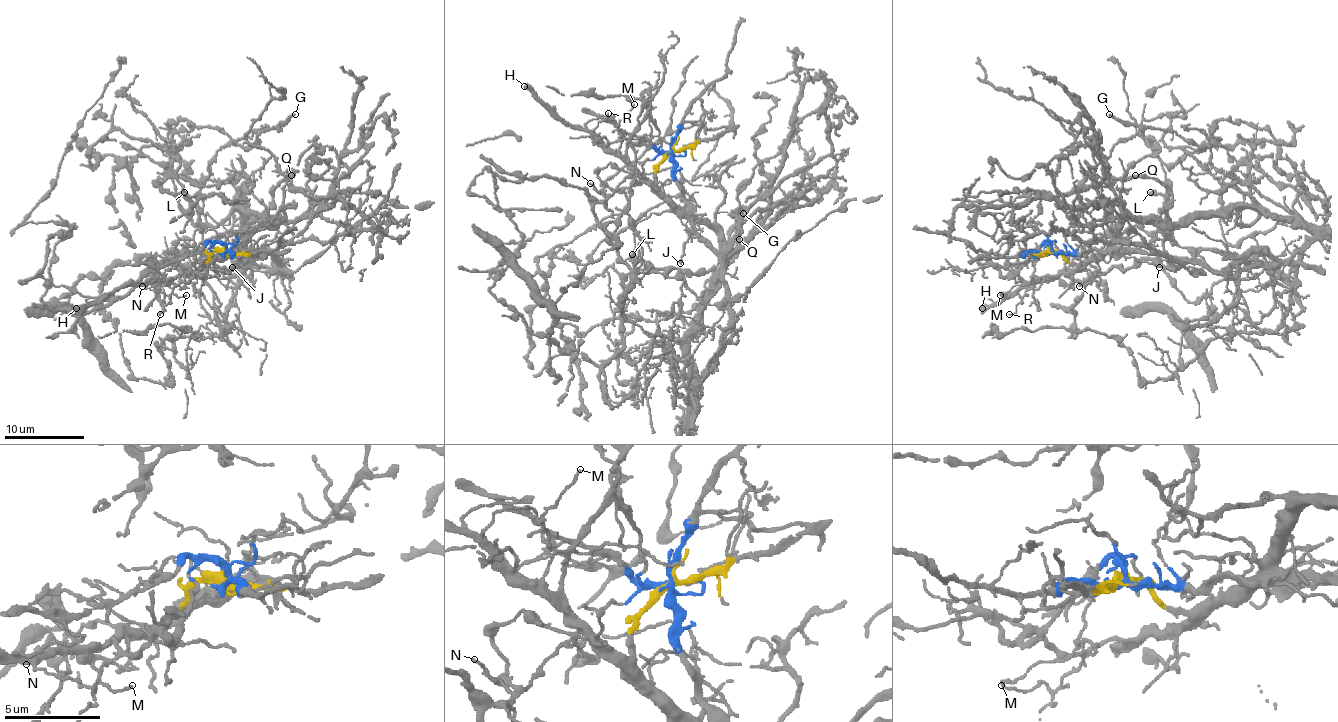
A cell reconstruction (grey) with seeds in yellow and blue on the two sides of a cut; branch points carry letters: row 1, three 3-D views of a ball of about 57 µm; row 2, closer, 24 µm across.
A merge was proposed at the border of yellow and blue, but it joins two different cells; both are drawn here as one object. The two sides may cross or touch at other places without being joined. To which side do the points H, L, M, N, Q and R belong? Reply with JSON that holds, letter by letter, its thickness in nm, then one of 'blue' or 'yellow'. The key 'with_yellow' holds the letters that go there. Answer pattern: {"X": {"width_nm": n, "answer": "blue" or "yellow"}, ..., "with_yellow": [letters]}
{"H": {"width_nm": 500, "answer": "yellow"}, "L": {"width_nm": 440, "answer": "yellow"}, "M": {"width_nm": 130, "answer": "yellow"}, "N": {"width_nm": 150, "answer": "yellow"}, "Q": {"width_nm": 360, "answer": "yellow"}, "R": {"width_nm": 100, "answer": "yellow"}, "with_yellow": ["H", "L", "M", "N", "Q", "R"]}

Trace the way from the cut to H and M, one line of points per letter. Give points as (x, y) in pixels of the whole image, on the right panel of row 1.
H: (1047, 252), (1059, 252), (1075, 268), (1065, 270), (1055, 278), (1029, 282), (1017, 292), (981, 308)
M: (1047, 252), (1059, 252), (1075, 268), (1057, 276), (1041, 276), (1021, 296), (999, 294)

